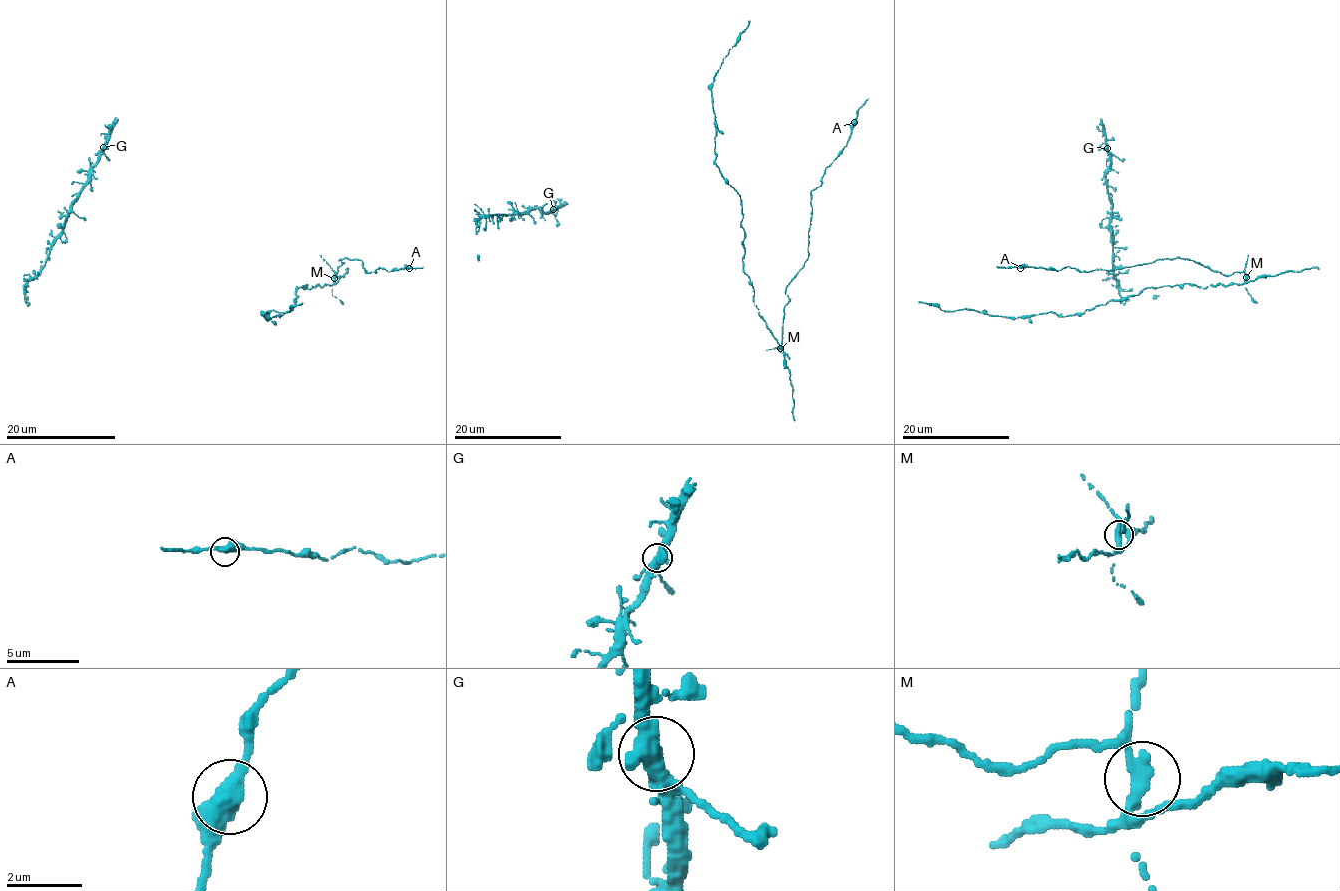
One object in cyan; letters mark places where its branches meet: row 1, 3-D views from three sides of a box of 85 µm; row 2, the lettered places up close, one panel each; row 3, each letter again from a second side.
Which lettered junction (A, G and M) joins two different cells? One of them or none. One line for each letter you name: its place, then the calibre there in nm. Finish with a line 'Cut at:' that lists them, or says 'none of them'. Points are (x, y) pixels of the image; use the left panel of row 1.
M: at (334, 278); 380 nm thick
Cut at: M

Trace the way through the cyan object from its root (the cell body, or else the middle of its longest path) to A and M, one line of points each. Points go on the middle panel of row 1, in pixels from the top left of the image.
A: (744, 233), (742, 265), (753, 303), (780, 347), (786, 287), (808, 257), (811, 191), (854, 122)
M: (744, 233), (742, 265), (754, 289), (753, 303), (780, 349)

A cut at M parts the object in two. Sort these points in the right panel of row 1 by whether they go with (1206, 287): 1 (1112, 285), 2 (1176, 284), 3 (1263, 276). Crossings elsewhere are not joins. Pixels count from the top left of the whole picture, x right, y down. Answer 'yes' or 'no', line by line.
1: no
2: yes
3: yes

